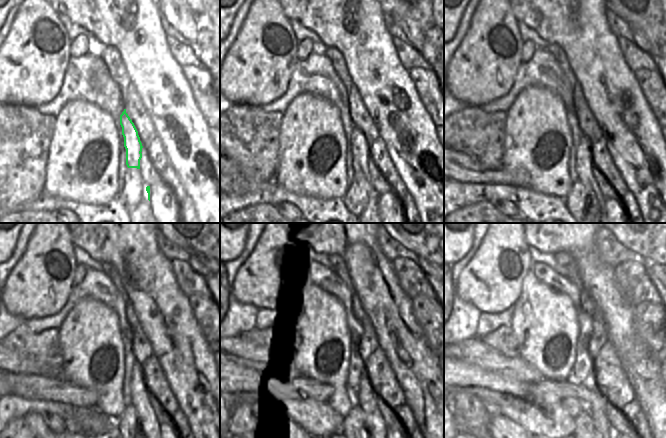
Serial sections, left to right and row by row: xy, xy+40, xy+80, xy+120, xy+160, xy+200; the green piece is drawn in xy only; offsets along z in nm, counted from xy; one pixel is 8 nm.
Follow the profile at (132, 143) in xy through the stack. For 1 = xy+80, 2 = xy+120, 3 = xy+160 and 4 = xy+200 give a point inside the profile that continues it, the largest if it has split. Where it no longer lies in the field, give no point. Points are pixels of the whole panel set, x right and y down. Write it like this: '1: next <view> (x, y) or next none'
1: next xy+80 (584, 163)
2: next xy+120 (140, 396)
3: next xy+160 (365, 397)
4: next xy+200 (602, 425)

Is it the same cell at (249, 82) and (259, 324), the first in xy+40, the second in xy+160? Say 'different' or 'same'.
different

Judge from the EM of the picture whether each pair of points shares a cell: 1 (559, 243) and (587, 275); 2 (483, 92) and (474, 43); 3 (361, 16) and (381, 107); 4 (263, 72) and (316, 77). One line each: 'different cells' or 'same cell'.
1: same cell
2: same cell
3: same cell
4: different cells

